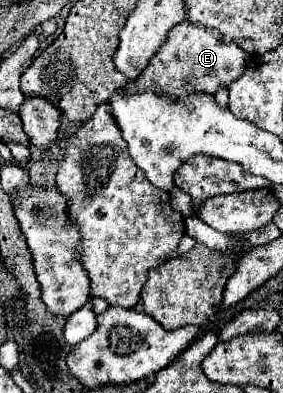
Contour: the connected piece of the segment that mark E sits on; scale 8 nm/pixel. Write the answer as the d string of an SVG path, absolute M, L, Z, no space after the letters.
M186 21L172 27L166 43L152 57L150 65L144 73L128 83L128 91L162 91L166 95L174 95L174 99L184 99L192 93L208 93L214 95L220 87L228 89L238 75L244 73L250 55L240 49L236 43L222 43L218 31L208 31L206 27L196 27Z

